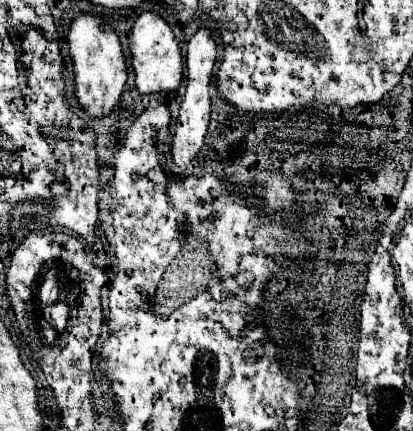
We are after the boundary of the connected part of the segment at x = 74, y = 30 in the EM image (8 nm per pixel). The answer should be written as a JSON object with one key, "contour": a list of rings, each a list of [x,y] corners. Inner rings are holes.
{"contour":[[[78,14],[68,32],[68,52],[74,66],[74,96],[78,104],[92,118],[108,116],[120,100],[120,94],[128,80],[126,58],[118,34],[112,30],[104,30],[96,16]]]}

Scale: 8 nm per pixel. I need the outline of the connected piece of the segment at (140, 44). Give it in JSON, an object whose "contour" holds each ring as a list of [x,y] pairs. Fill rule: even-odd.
{"contour":[[[142,12],[130,32],[130,56],[136,74],[136,88],[140,94],[170,94],[180,88],[182,82],[182,56],[178,40],[174,38],[170,26],[152,12]]]}

